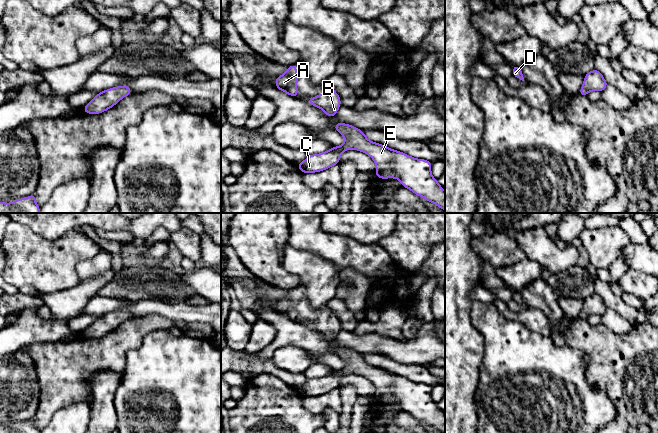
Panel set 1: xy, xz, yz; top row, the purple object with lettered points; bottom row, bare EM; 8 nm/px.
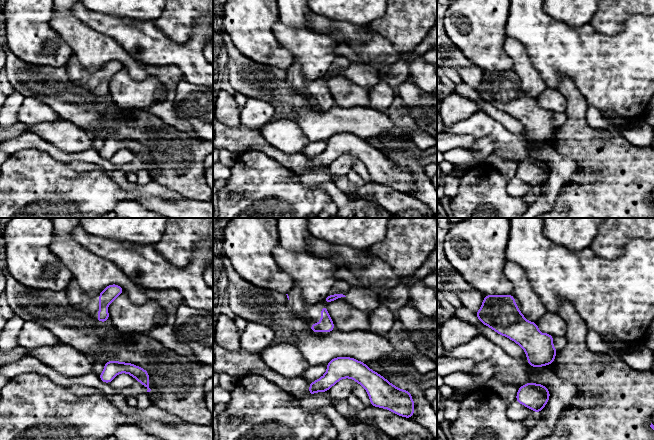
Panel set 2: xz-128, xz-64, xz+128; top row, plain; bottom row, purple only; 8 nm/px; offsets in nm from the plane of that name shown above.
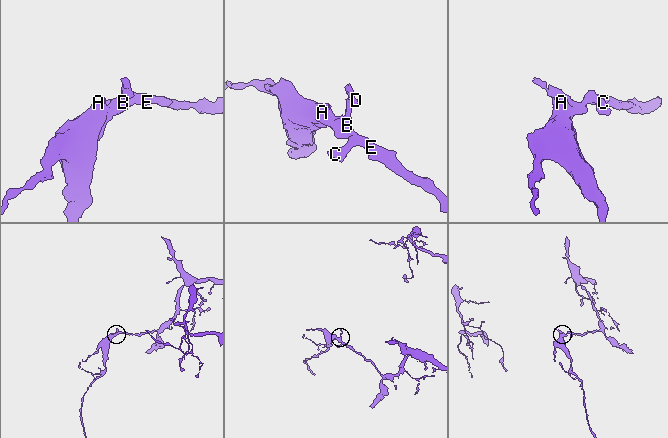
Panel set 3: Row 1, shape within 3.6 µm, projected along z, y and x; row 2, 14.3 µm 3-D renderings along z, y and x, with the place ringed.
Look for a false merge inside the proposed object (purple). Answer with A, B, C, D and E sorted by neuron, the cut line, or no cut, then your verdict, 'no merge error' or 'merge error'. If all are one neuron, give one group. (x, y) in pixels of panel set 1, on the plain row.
A B C D E | no cut | no merge error

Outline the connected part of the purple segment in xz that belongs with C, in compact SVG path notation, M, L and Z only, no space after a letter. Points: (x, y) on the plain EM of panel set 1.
M336 347L334 352L345 362L345 366L321 378L308 379L303 386L297 388L302 397L329 393L339 387L344 375L354 373L366 377L374 384L377 402L396 402L403 411L445 433L445 414L432 400L431 386L372 366L363 355L352 349Z

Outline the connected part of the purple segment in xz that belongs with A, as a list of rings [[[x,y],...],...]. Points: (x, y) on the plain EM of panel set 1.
[[[295,288],[289,290],[283,299],[276,301],[275,309],[279,314],[298,322],[297,305],[299,300],[296,296],[297,290]]]

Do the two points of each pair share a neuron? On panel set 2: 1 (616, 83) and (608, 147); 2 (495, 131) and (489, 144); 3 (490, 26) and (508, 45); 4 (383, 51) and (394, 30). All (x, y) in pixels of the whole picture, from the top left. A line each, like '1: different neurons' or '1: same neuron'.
1: different neurons
2: different neurons
3: different neurons
4: different neurons

